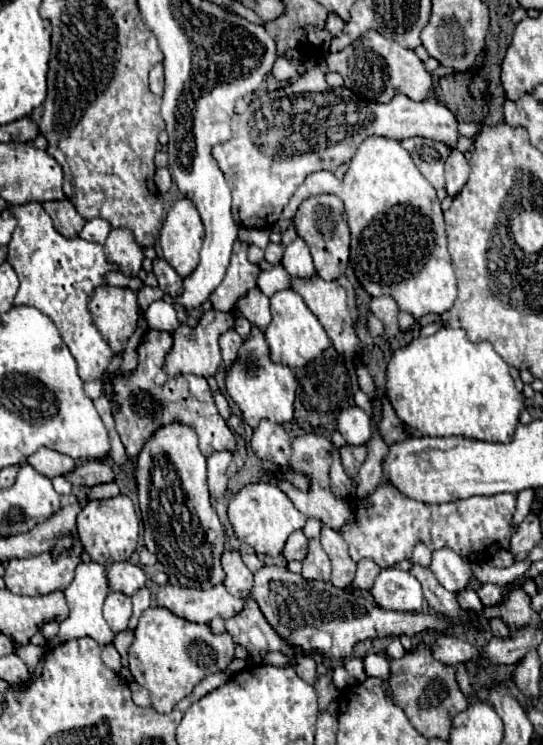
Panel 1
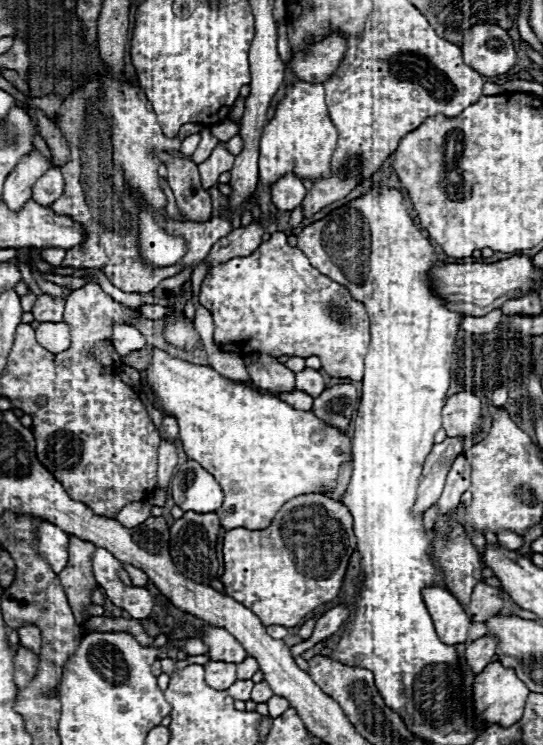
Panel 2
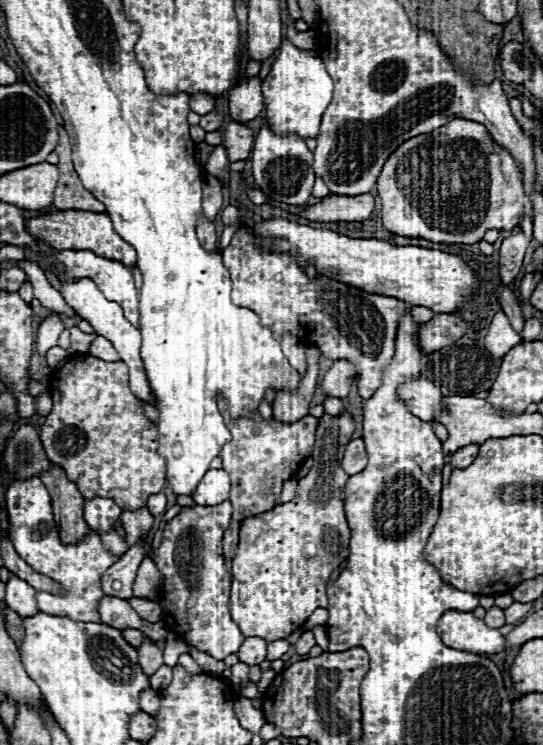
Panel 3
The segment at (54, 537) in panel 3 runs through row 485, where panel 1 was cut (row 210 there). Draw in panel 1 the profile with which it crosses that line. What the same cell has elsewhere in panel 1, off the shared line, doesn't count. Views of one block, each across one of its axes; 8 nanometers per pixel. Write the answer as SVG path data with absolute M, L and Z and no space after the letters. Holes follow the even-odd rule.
M38 202L12 206L10 210L18 220L12 240L8 244L8 262L20 278L20 290L14 298L14 304L34 306L44 316L48 316L58 328L64 344L70 348L78 364L80 378L84 382L94 382L104 374L104 370L112 362L112 350L96 330L86 302L92 290L104 284L102 274L106 270L116 270L116 266L112 266L104 258L100 244L92 244L82 238L68 240L58 234L52 226L50 216Z

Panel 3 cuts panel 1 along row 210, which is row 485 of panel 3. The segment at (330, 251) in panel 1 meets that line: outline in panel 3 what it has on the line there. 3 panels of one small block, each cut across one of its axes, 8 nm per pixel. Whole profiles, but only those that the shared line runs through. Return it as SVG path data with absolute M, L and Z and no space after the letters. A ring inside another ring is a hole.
M348 412L340 414L338 418L324 414L316 430L312 468L304 478L298 480L294 500L268 510L268 514L258 514L242 522L240 542L236 548L236 556L232 560L230 612L244 636L260 636L266 642L288 638L308 620L308 616L316 608L328 608L326 582L332 570L336 570L346 560L348 556L346 550L350 542L350 528L344 516L344 494L342 494L350 476L340 466L340 460L346 444L352 440L352 432L354 420Z

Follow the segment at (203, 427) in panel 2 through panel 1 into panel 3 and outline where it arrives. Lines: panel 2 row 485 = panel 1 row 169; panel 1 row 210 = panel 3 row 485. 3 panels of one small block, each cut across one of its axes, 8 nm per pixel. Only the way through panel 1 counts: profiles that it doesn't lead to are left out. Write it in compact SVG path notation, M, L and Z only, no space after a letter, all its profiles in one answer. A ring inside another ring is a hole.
M258 412L250 418L228 420L232 430L232 440L220 452L224 470L232 478L230 502L234 506L234 520L244 520L252 514L262 514L274 508L282 484L296 474L302 460L310 456L314 444L314 432L318 418L306 416L294 424L284 424L278 420L264 420Z

